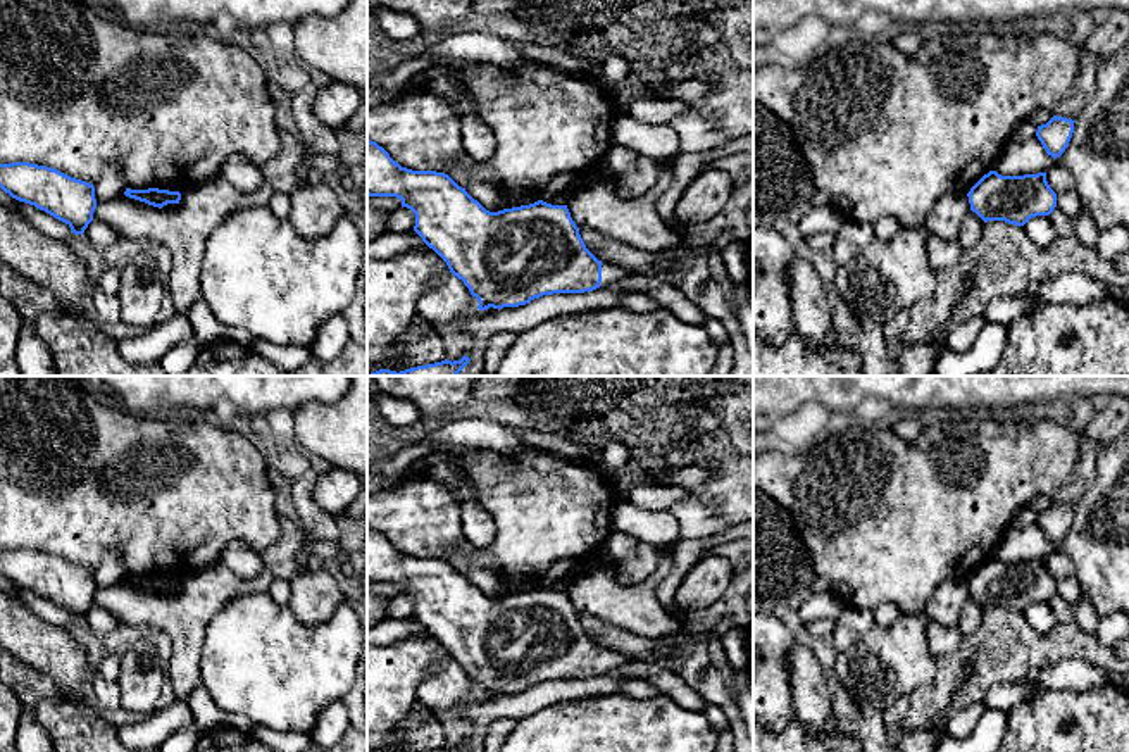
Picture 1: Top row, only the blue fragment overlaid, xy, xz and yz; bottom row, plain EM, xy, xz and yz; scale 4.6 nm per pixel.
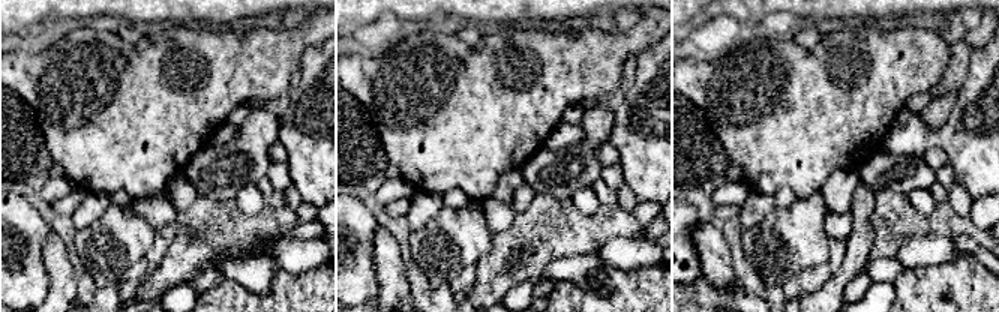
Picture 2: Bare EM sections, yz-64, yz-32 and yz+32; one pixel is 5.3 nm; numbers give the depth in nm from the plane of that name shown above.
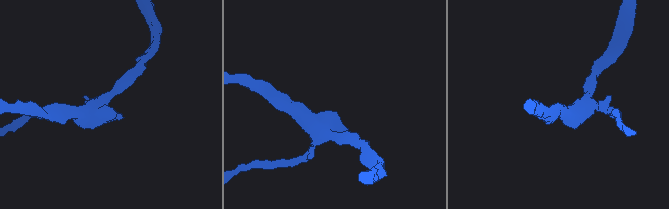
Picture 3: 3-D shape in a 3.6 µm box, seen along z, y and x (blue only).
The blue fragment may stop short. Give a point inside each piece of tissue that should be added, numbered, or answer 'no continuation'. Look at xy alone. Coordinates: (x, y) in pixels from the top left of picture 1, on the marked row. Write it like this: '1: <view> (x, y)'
no continuation

